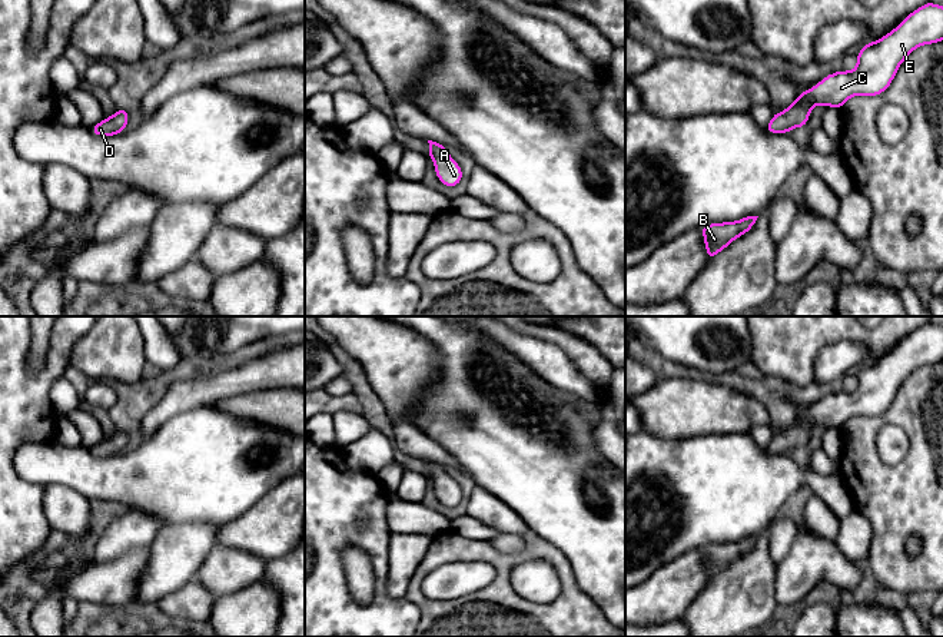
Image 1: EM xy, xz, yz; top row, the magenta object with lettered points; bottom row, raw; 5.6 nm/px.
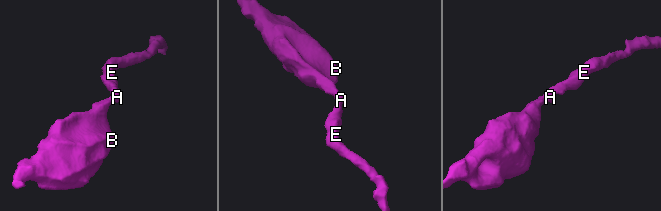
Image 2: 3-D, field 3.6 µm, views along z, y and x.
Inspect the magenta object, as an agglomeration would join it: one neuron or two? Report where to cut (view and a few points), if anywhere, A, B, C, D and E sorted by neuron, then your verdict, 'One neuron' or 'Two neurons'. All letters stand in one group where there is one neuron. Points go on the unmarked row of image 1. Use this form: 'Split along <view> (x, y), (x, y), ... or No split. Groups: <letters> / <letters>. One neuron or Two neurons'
No split. Groups: A B C D E. One neuron

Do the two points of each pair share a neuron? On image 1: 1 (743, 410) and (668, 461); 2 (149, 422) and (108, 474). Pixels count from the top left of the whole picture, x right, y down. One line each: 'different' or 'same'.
1: different
2: different

